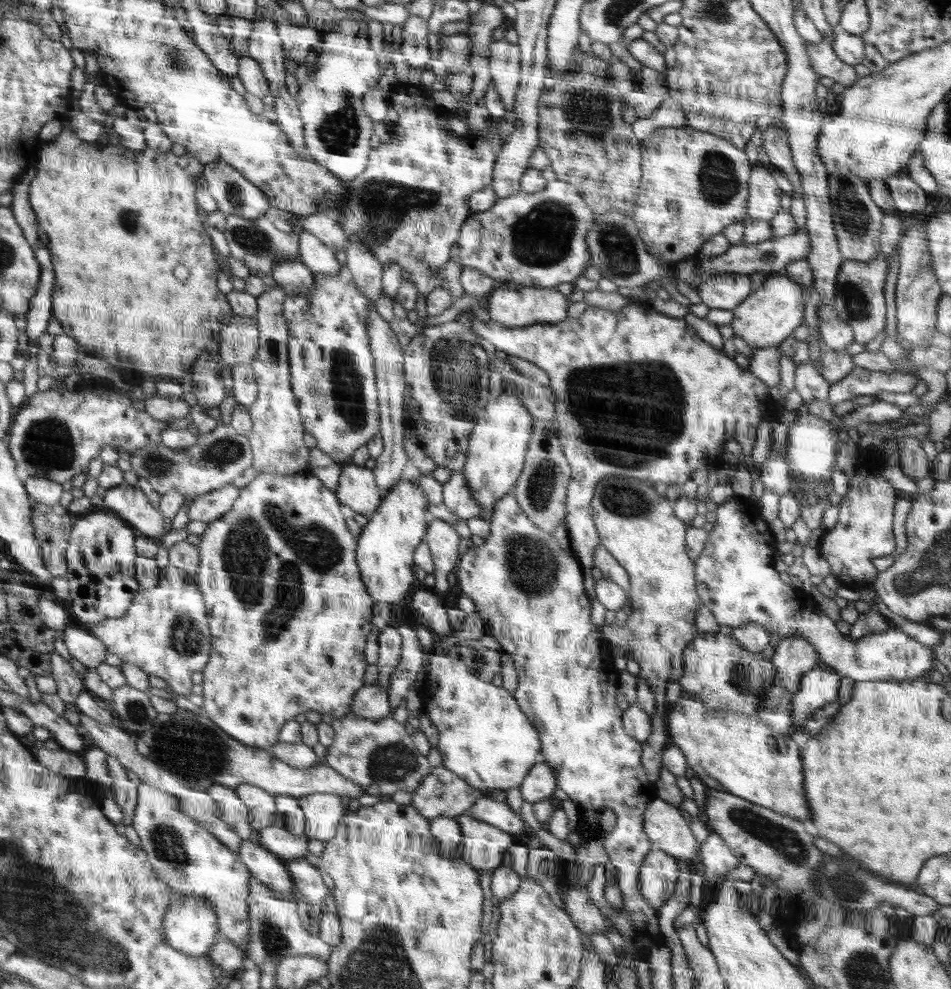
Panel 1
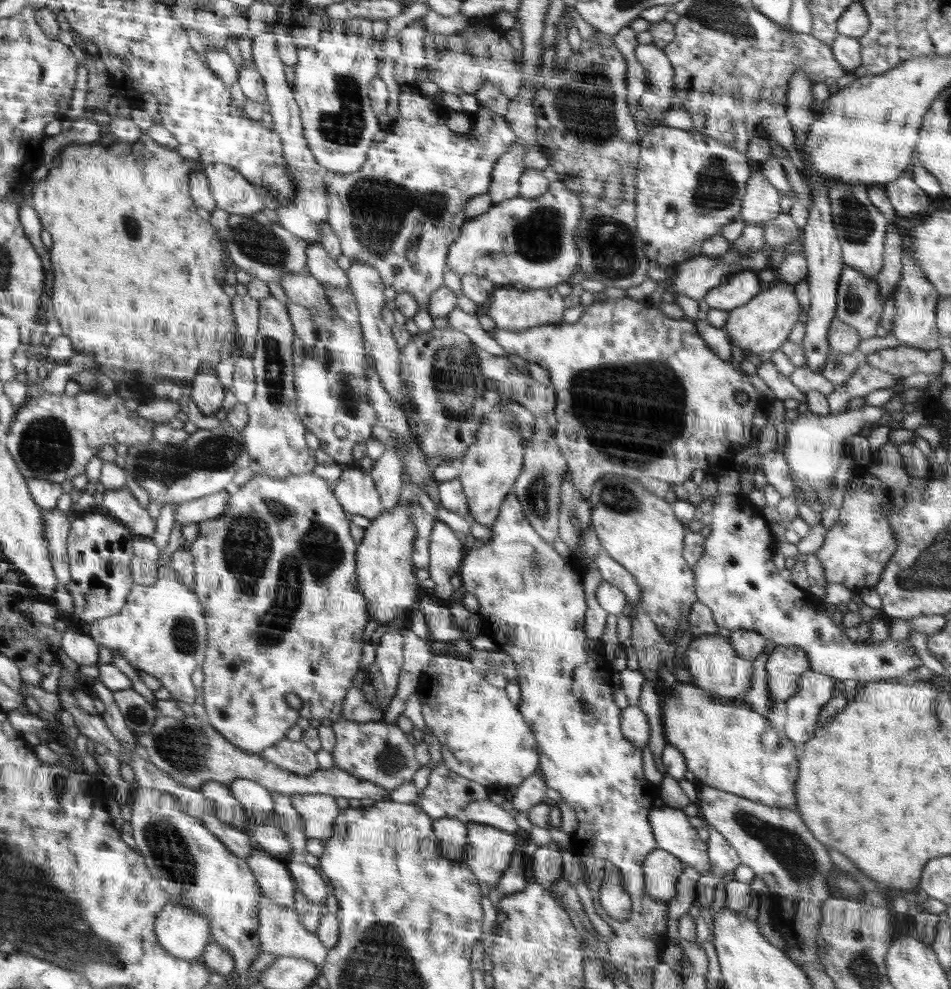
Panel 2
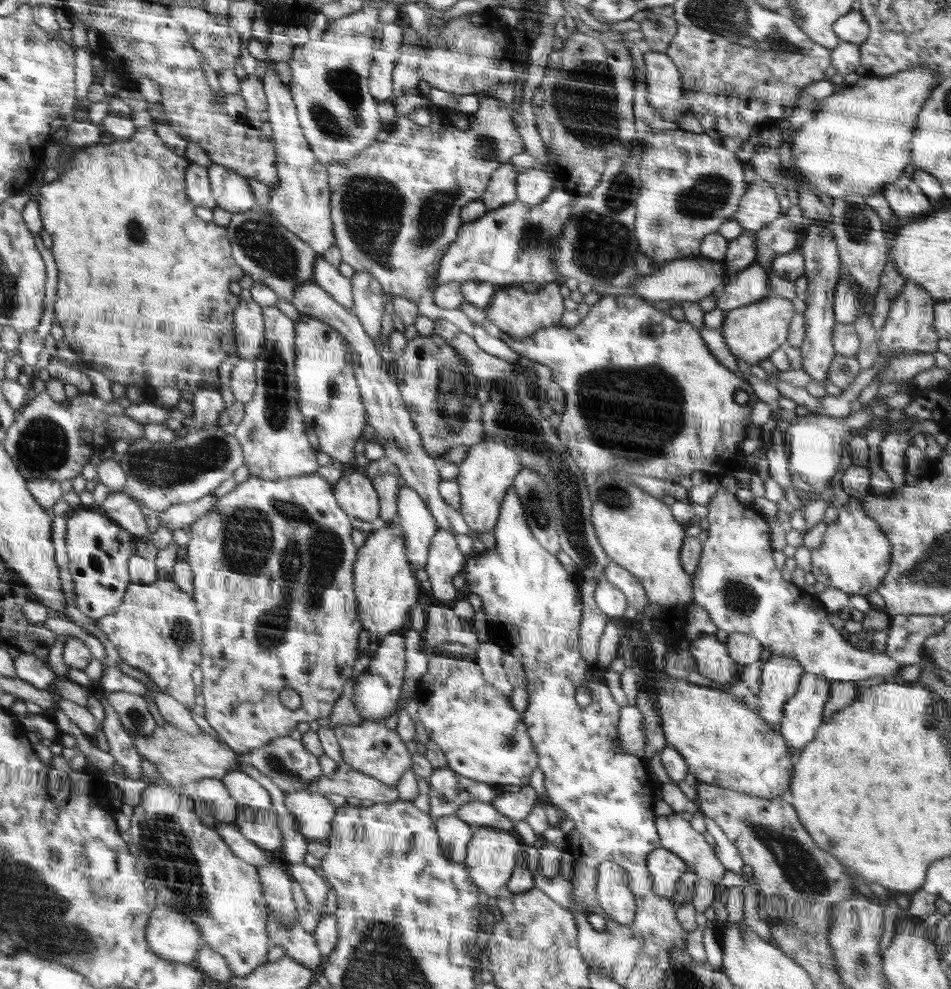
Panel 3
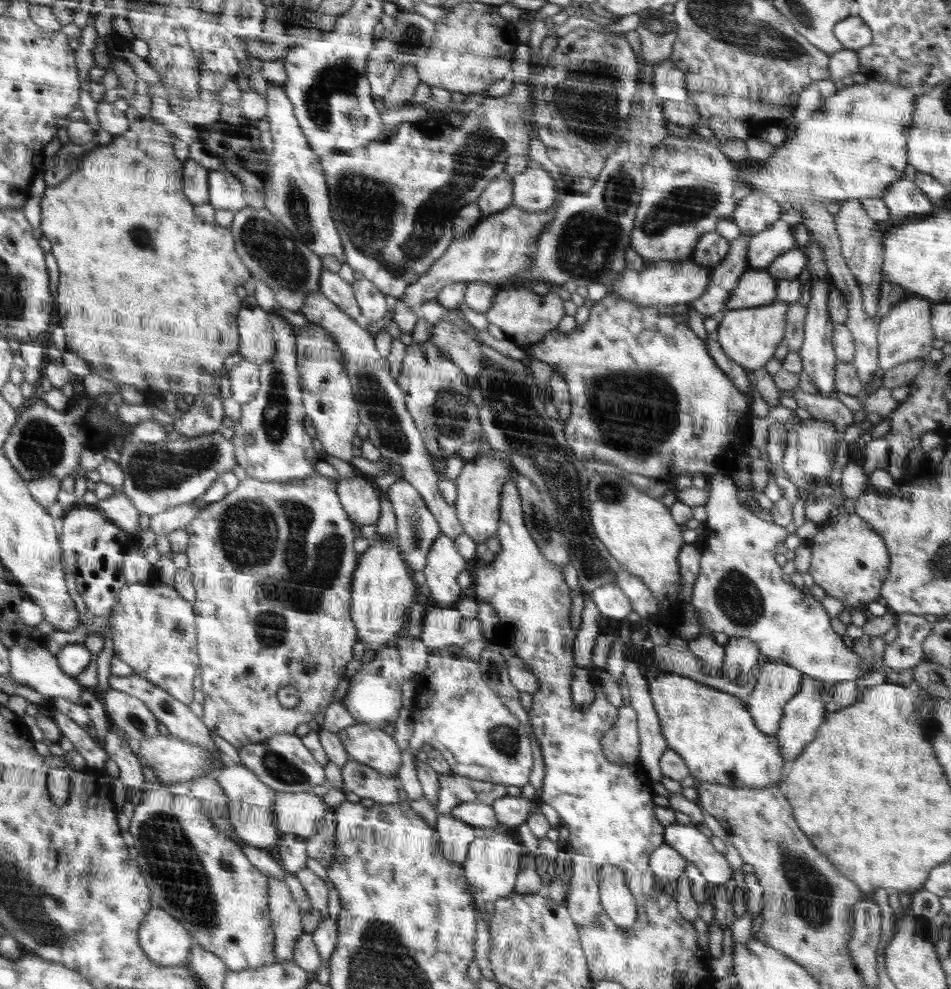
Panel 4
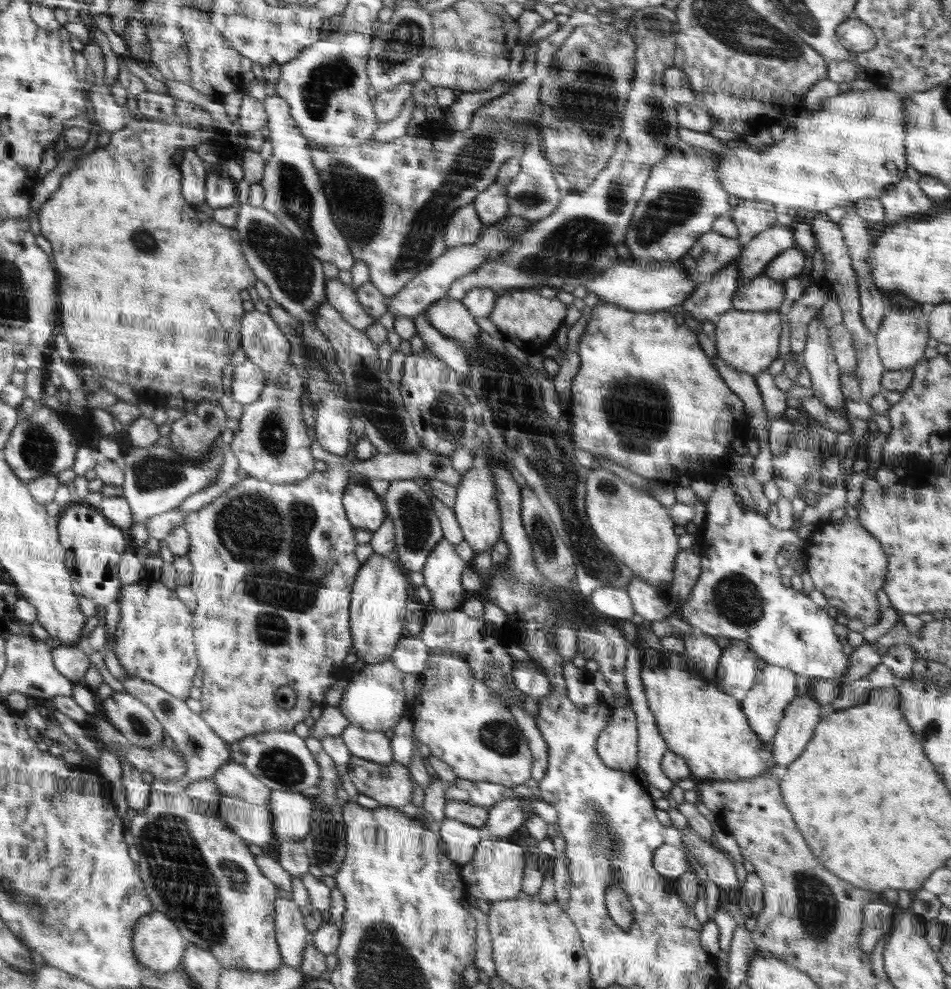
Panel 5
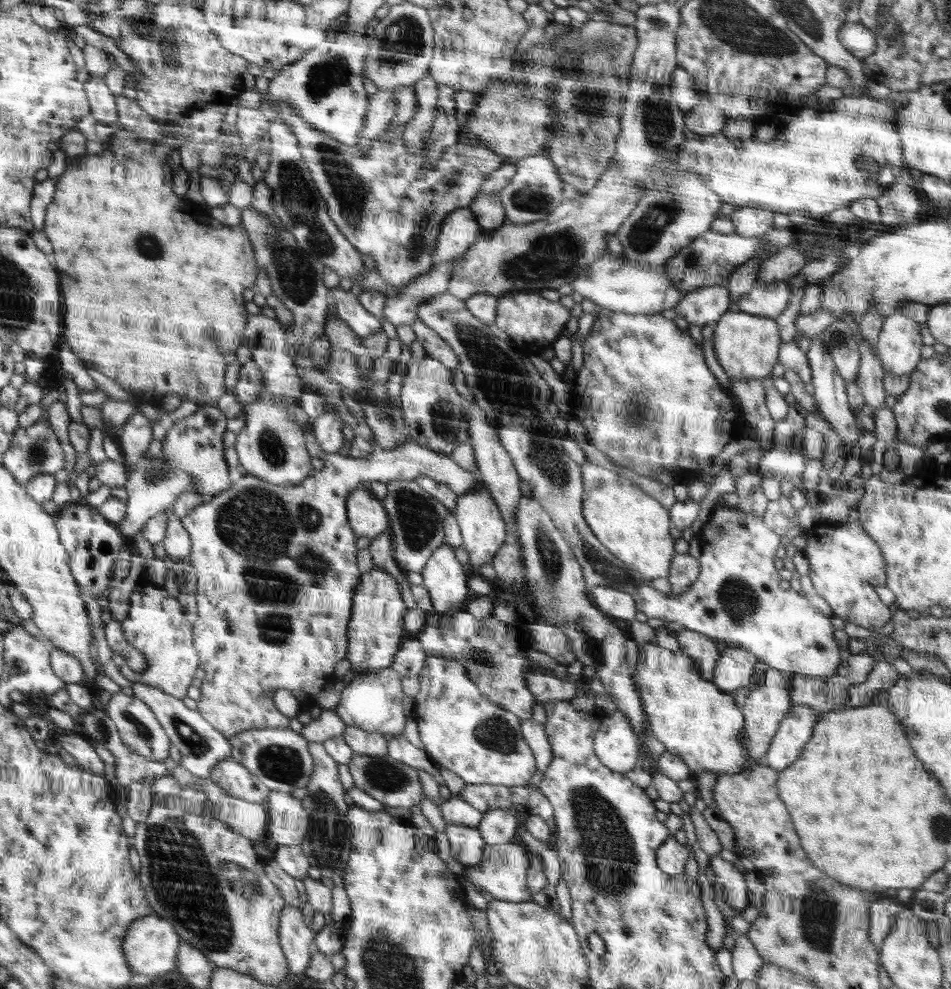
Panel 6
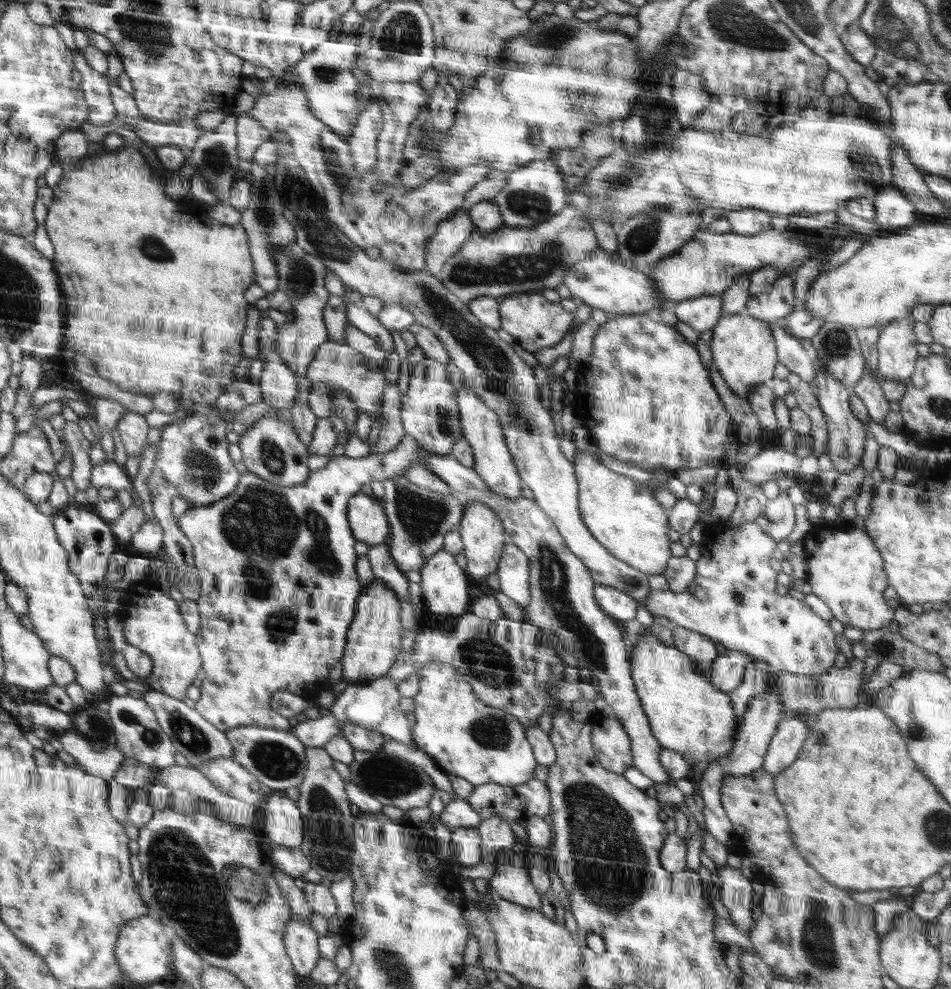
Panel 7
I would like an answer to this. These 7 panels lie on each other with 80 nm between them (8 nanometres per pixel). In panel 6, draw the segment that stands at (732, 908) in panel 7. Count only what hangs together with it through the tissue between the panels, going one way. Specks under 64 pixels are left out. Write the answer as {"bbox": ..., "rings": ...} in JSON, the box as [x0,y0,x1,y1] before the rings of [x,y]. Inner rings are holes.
{"bbox":[709,855,749,915],"rings":[[[714,855],[709,858],[711,871],[715,874],[715,881],[722,885],[728,894],[727,903],[742,915],[749,904],[747,884],[742,874],[730,861]]]}

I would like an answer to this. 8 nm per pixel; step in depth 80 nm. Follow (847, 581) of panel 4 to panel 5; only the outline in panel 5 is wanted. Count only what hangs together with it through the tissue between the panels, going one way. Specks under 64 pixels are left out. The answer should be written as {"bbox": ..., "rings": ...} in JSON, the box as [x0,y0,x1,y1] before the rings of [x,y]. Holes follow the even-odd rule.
{"bbox":[802,516,887,626],"rings":[[[845,516],[834,522],[819,524],[802,548],[807,558],[809,572],[815,589],[827,598],[828,605],[835,606],[840,614],[849,619],[860,619],[865,626],[880,620],[881,607],[876,599],[878,590],[886,582],[887,554],[883,546],[860,523],[858,518]]]}

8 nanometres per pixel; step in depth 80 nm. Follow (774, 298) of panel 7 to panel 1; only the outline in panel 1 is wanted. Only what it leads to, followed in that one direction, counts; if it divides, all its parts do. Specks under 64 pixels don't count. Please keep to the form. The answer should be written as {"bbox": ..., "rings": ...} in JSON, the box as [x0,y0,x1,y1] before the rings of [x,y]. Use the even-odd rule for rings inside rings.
{"bbox":[698,273,754,310],"rings":[[[724,273],[700,283],[698,295],[706,307],[732,310],[754,292],[749,275]]]}

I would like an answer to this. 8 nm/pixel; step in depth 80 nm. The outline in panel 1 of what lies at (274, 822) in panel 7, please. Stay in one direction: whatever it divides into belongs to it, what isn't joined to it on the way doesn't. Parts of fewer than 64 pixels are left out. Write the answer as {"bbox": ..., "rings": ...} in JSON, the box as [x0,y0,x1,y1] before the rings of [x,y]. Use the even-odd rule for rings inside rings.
{"bbox":[297,793,345,843],"rings":[[[310,793],[297,797],[300,808],[305,814],[305,834],[310,839],[325,843],[337,831],[339,820],[345,816],[341,796],[332,793]]]}

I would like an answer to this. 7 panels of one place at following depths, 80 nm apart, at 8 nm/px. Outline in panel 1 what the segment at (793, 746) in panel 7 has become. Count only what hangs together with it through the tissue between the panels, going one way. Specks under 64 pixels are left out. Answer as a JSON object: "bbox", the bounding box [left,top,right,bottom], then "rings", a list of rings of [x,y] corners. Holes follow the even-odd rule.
{"bbox":[790,664,841,735],"rings":[[[817,664],[813,670],[803,675],[800,688],[792,695],[790,735],[804,732],[805,722],[811,718],[814,710],[838,700],[841,679],[840,674],[828,670],[824,664]]]}

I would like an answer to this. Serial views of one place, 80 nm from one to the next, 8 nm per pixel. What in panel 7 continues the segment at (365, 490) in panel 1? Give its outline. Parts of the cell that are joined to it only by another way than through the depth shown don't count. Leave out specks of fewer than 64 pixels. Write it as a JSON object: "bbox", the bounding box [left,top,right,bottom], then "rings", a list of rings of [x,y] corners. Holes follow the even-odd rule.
{"bbox":[347,494,391,546],"rings":[[[355,494],[347,506],[347,518],[356,539],[368,546],[388,542],[391,526],[386,520],[386,508],[382,508],[374,496]]]}

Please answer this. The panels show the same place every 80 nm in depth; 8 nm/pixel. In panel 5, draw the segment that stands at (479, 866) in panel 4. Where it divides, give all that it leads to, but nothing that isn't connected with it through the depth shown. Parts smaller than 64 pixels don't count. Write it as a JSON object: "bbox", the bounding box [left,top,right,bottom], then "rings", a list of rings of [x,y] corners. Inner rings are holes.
{"bbox":[459,839,525,901],"rings":[[[510,839],[481,840],[476,845],[472,860],[459,866],[461,877],[467,884],[468,896],[486,901],[501,901],[522,894],[523,868],[525,867],[524,845]]]}

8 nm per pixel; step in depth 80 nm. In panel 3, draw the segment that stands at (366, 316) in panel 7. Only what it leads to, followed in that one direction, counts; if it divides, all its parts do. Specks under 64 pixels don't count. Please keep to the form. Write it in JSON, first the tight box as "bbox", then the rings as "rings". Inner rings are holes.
{"bbox":[313,253,353,312],"rings":[[[317,253],[314,261],[313,279],[316,284],[340,303],[346,310],[353,312],[353,291],[351,279],[343,276],[338,267],[332,266],[322,253]]]}

